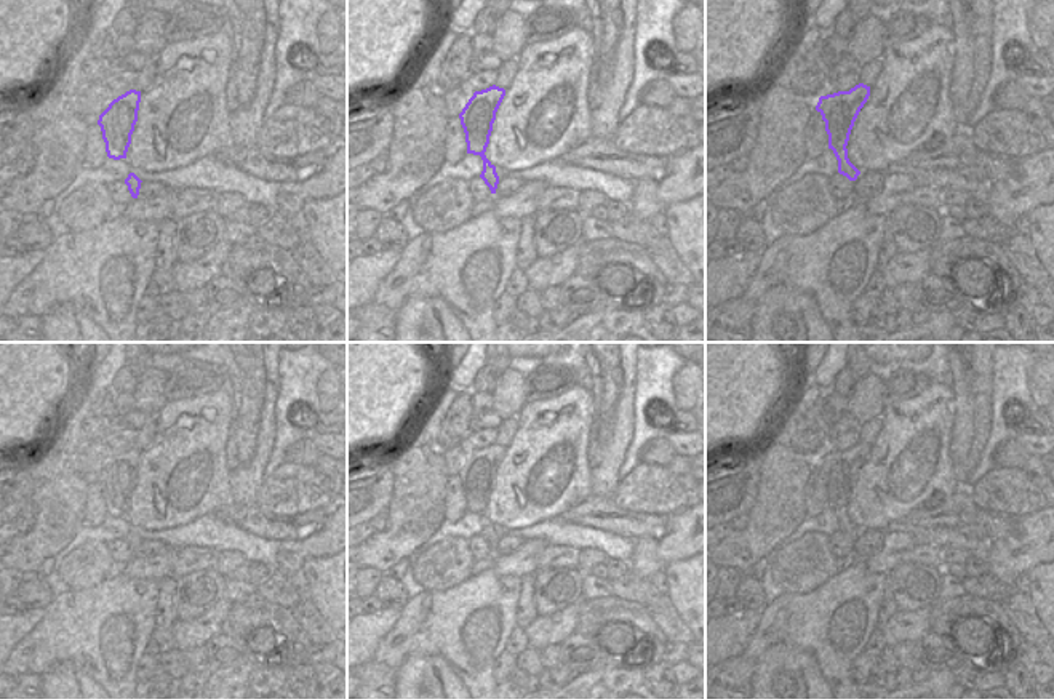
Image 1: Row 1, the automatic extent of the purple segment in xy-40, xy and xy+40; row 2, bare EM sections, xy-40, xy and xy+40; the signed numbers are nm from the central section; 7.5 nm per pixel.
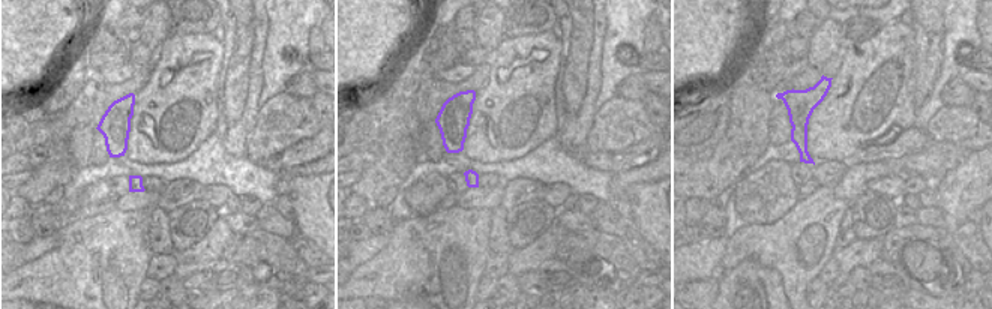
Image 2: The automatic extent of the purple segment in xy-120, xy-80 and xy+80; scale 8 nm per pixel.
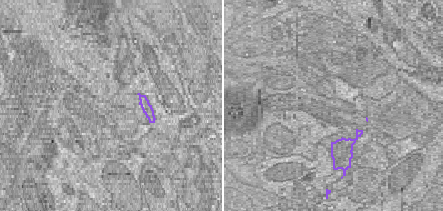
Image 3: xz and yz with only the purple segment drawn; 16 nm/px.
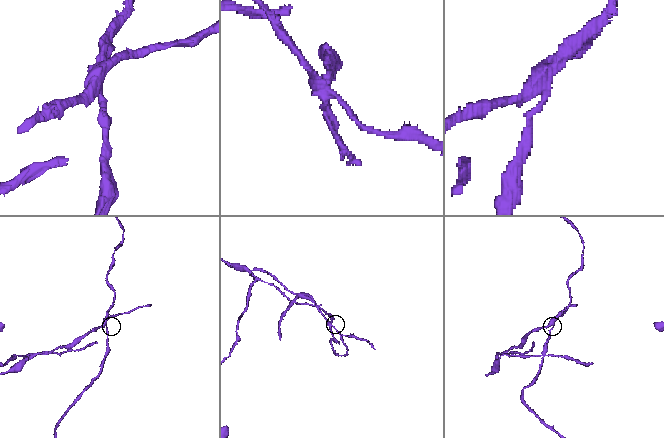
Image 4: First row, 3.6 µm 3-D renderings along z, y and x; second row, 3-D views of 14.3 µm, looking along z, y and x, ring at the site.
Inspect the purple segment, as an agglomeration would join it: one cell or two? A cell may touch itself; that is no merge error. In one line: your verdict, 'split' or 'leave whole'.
split

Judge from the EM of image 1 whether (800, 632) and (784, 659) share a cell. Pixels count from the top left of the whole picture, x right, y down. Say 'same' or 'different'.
different

